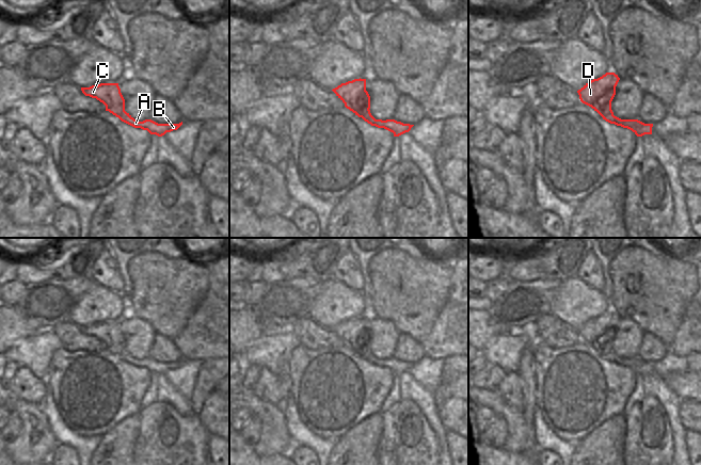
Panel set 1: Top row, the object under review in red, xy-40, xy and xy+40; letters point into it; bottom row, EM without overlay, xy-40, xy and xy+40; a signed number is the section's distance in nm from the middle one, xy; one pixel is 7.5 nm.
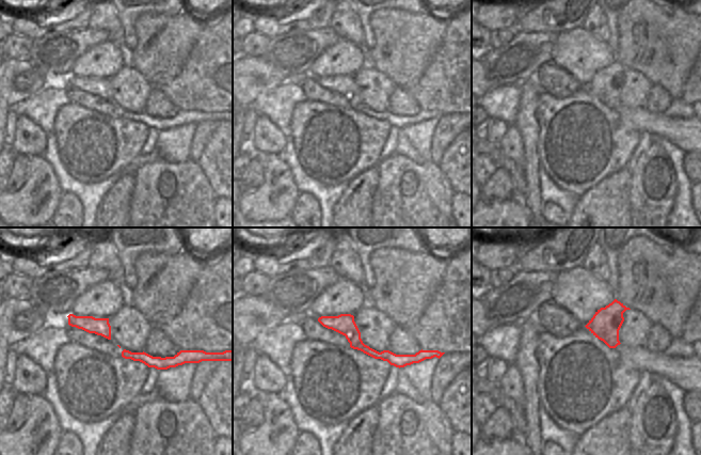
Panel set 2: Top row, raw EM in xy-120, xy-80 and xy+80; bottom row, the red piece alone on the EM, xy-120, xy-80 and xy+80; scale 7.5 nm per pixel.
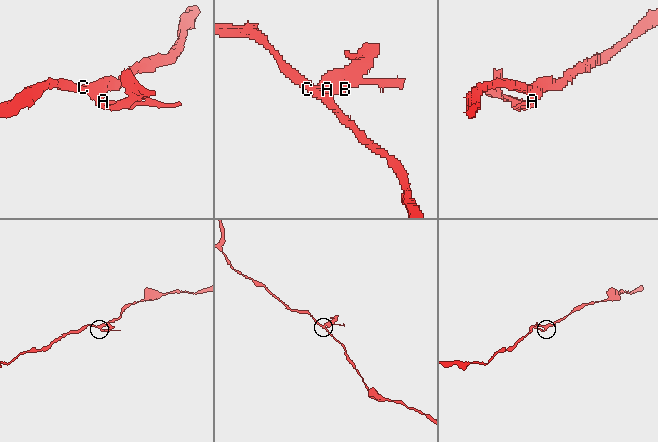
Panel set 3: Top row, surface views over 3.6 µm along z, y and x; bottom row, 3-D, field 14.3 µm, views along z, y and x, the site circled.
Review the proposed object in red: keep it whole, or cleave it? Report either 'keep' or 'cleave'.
cleave

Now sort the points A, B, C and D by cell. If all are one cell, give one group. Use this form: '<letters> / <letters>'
A B / C D

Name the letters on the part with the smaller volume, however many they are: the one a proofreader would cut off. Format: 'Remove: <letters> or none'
Remove: A, B

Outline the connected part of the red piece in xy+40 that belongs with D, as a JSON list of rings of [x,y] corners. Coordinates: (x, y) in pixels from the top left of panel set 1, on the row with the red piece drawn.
[[[606,73],[598,79],[586,83],[577,91],[583,103],[601,114],[603,108],[608,115],[614,115],[611,101],[616,95],[616,86],[620,78],[615,73]]]

